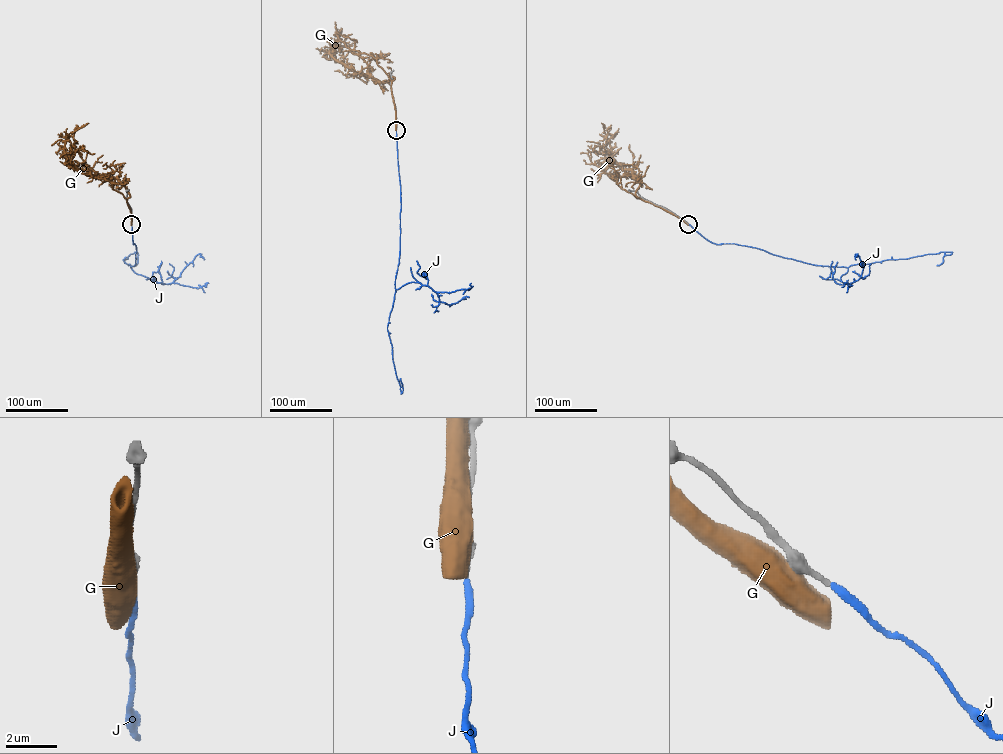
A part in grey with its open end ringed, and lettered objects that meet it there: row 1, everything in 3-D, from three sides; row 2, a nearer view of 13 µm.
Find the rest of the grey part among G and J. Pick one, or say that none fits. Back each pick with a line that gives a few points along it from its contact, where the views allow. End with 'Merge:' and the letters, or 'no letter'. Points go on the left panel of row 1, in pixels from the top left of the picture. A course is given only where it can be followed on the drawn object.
J: Its course: (131, 224), (136, 250), (135, 264), (131, 267), (122, 260), (136, 252), (136, 265)
Merge: J

